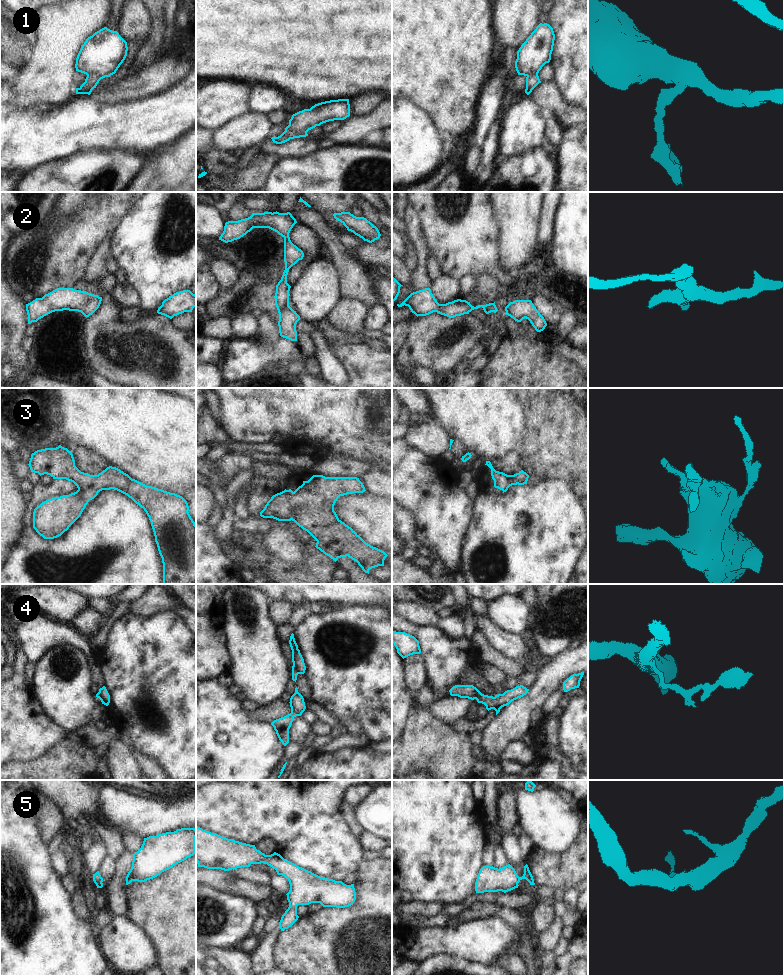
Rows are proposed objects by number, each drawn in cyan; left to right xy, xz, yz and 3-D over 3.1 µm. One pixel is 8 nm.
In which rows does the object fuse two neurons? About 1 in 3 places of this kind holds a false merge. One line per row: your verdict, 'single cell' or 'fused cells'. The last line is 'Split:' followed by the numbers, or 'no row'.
1: fused cells
2: single cell
3: single cell
4: fused cells
5: single cell
Split: 1, 4

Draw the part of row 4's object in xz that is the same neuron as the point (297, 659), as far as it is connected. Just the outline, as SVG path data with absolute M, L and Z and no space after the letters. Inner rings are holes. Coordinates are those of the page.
M292 633L290 636L289 644L292 650L292 662L295 666L298 674L304 674L306 670L306 666L304 663L304 659L298 649L298 645L295 641L294 634Z

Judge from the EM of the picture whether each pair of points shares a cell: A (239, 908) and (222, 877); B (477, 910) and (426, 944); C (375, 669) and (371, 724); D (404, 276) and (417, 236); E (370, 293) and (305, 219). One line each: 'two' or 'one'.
A: two
B: two
C: one
D: two
E: one

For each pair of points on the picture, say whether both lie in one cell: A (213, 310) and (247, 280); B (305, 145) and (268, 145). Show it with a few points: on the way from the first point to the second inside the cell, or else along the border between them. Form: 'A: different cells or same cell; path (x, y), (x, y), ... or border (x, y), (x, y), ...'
A: same cell; path (221, 306), (239, 288)
B: same cell; path (296, 147), (277, 148)

